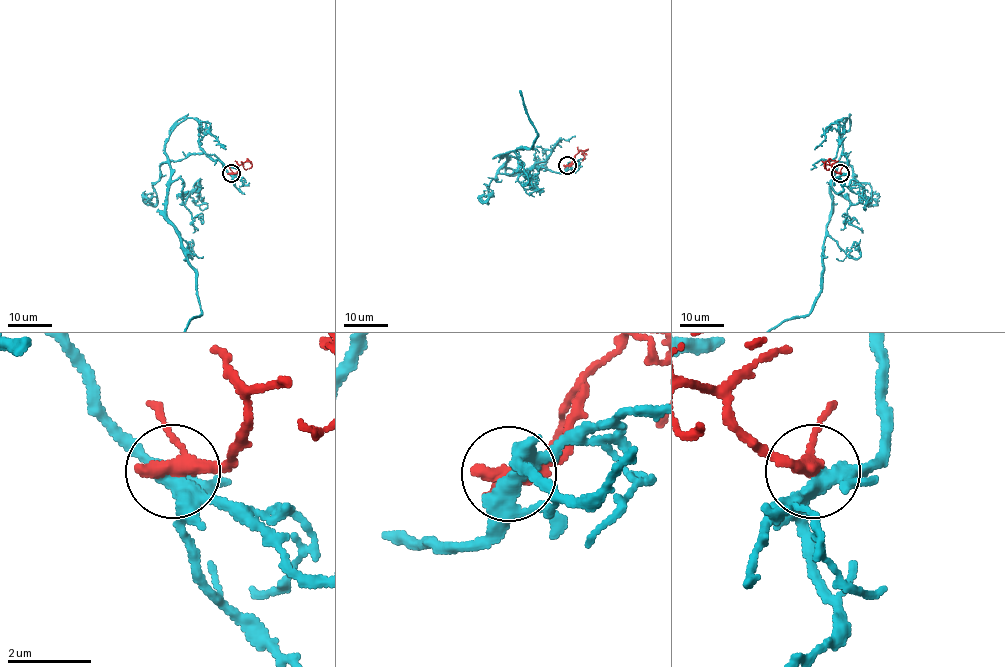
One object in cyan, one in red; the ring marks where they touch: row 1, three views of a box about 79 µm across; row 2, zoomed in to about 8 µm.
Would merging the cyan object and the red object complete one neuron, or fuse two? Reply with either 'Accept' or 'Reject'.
Reject

